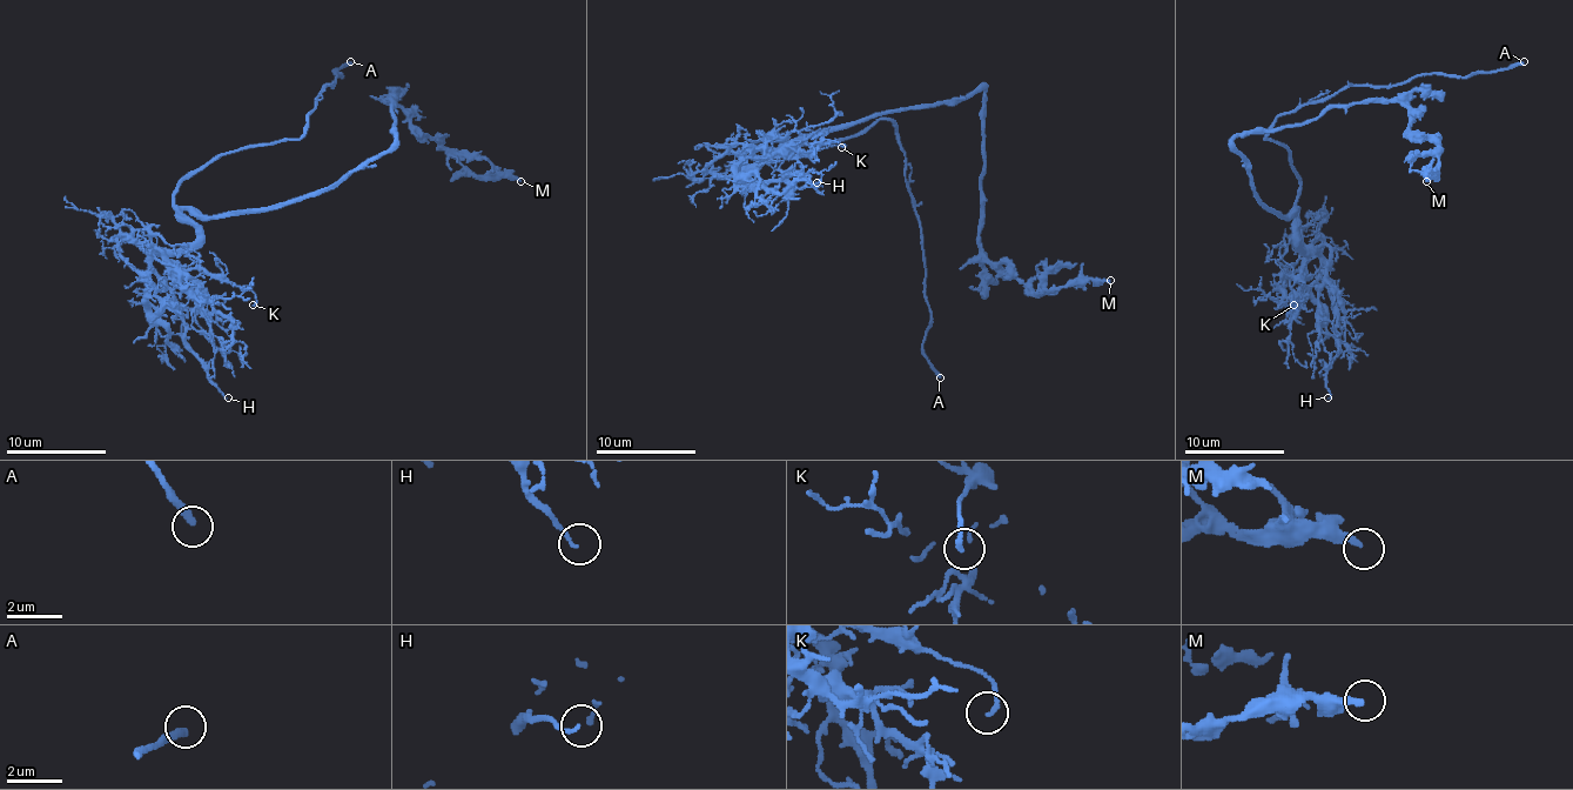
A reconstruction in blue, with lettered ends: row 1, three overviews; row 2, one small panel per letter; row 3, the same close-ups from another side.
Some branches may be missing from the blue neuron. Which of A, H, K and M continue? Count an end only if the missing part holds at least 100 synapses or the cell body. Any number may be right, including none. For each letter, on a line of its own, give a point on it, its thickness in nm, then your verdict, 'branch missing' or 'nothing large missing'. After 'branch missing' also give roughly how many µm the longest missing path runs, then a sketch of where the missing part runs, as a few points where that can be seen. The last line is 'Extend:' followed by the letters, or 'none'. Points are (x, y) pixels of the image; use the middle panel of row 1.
A: place (940, 377); calibre 280 nm; branch missing; missing 20 µm; course (940, 377), (975, 386), (987, 399), (985, 413)
H: place (817, 182); calibre 110 nm; nothing large missing
K: place (841, 147); calibre 150 nm; nothing large missing
M: place (1110, 280); calibre 260 nm; nothing large missing
Extend: A

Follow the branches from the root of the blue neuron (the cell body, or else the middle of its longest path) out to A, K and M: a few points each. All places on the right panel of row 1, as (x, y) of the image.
A: (1278, 212), (1296, 207), (1298, 194), (1290, 152), (1265, 139), (1278, 116), (1349, 86), (1489, 74), (1524, 61)
K: (1278, 212), (1293, 222), (1293, 236), (1308, 256), (1301, 278), (1290, 287), (1293, 305)
M: (1278, 212), (1252, 192), (1232, 141), (1308, 124), (1331, 106), (1398, 101), (1409, 126), (1438, 147), (1426, 181)

